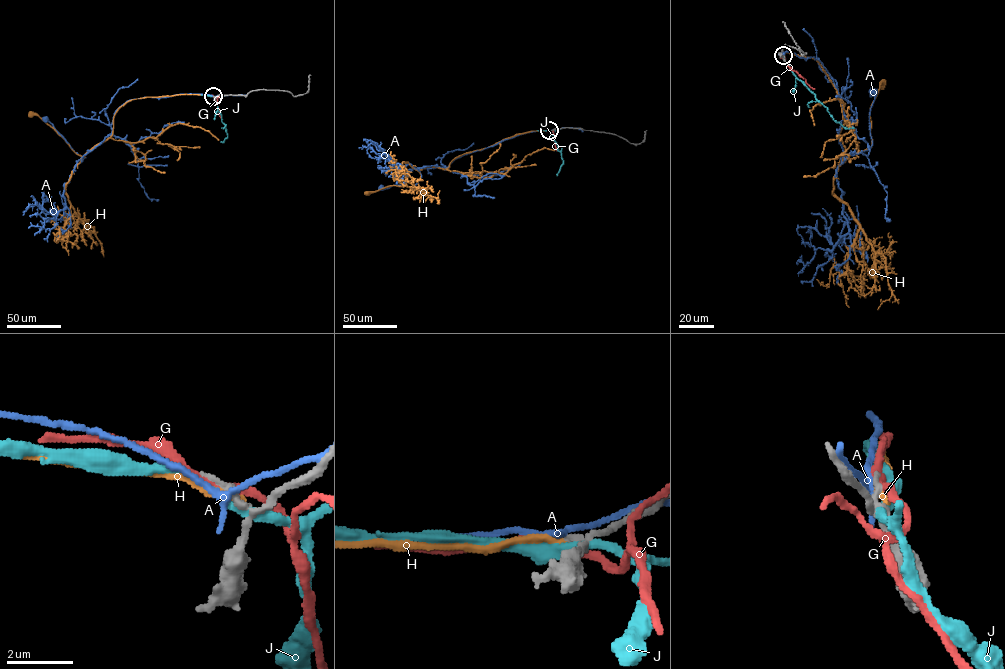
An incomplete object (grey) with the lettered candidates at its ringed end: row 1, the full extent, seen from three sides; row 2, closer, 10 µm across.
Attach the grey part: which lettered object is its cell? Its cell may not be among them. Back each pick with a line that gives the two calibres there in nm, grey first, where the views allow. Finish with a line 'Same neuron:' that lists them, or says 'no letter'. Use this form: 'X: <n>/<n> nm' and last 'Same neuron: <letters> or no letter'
Same neuron: no letter

